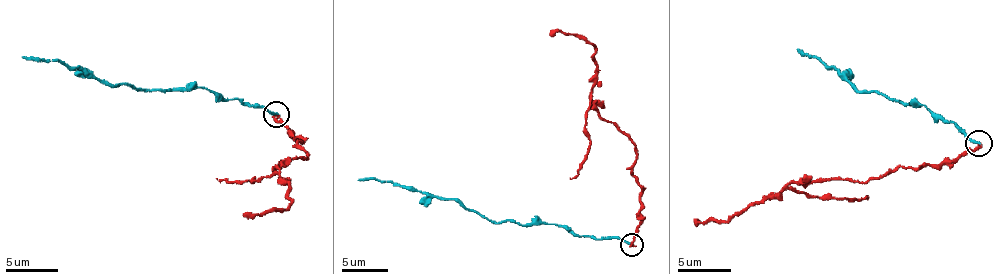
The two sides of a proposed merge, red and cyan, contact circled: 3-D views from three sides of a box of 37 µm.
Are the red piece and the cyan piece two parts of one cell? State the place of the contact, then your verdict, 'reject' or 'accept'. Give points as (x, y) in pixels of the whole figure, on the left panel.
(276, 114) | reject

